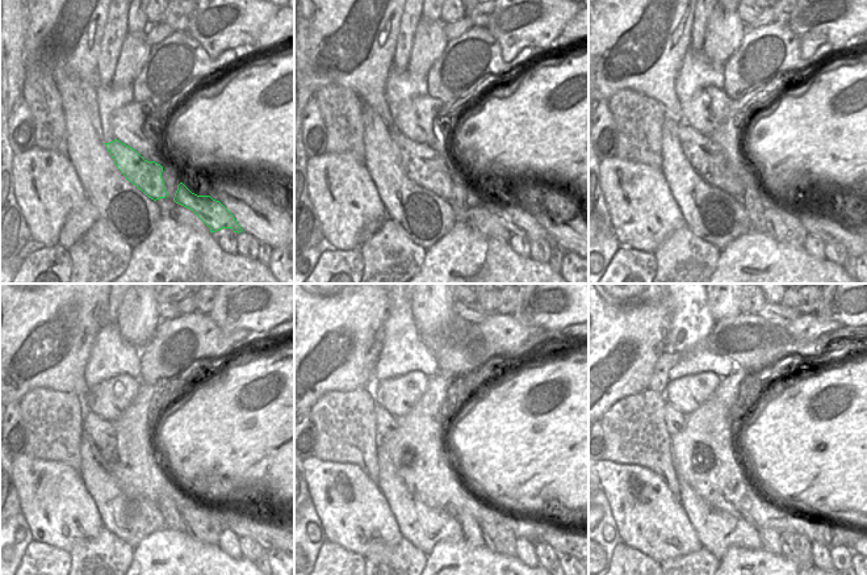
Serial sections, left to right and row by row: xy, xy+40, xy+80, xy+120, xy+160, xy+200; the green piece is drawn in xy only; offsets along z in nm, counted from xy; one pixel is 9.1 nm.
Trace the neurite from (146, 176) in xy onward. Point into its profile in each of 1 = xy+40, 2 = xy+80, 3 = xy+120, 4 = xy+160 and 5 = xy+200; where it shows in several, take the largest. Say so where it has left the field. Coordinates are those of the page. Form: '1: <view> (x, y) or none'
1: xy+40 (422, 164)
2: xy+80 (710, 160)
3: xy+120 (101, 432)
4: xy+160 (386, 423)
5: xy+200 (674, 419)

